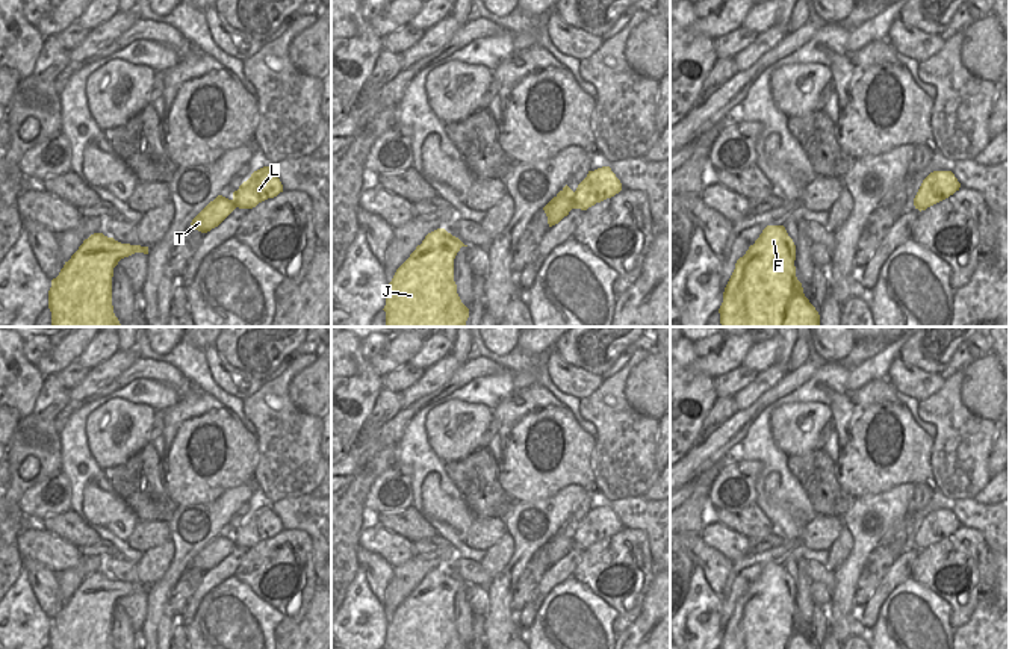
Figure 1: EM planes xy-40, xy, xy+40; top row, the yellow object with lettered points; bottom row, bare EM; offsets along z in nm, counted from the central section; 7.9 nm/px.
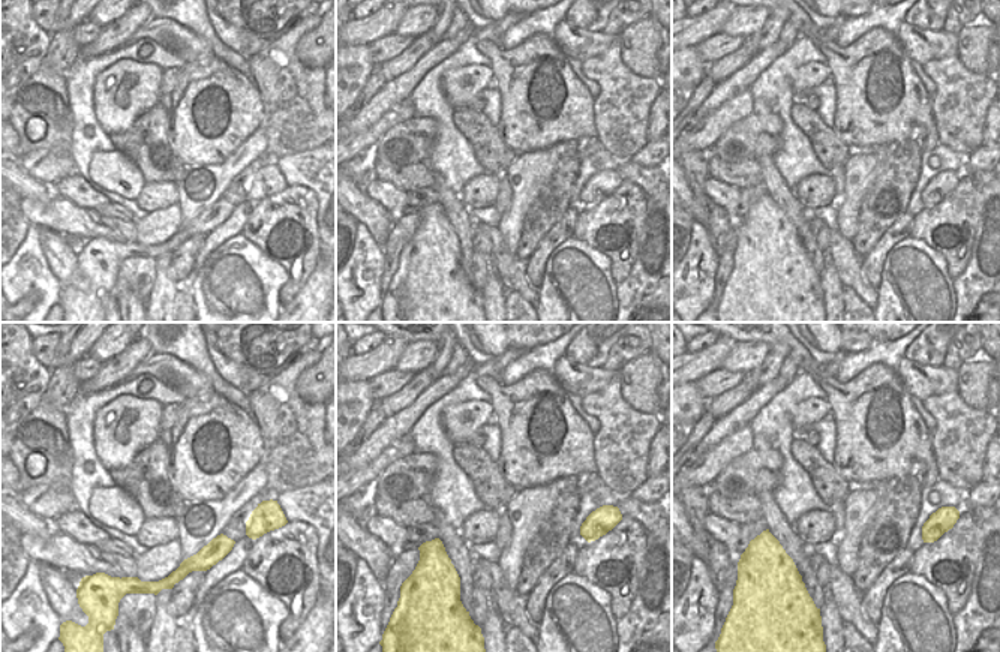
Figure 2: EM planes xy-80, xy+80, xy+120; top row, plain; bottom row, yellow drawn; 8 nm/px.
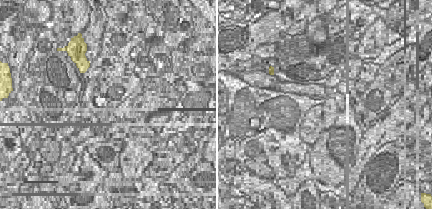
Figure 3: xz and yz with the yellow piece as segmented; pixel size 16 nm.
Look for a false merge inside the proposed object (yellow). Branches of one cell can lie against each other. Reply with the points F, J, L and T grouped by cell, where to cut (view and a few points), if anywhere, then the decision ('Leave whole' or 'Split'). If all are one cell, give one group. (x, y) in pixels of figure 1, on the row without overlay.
Groups: F J T / L. Split along xy (574, 531), (572, 546). Split

